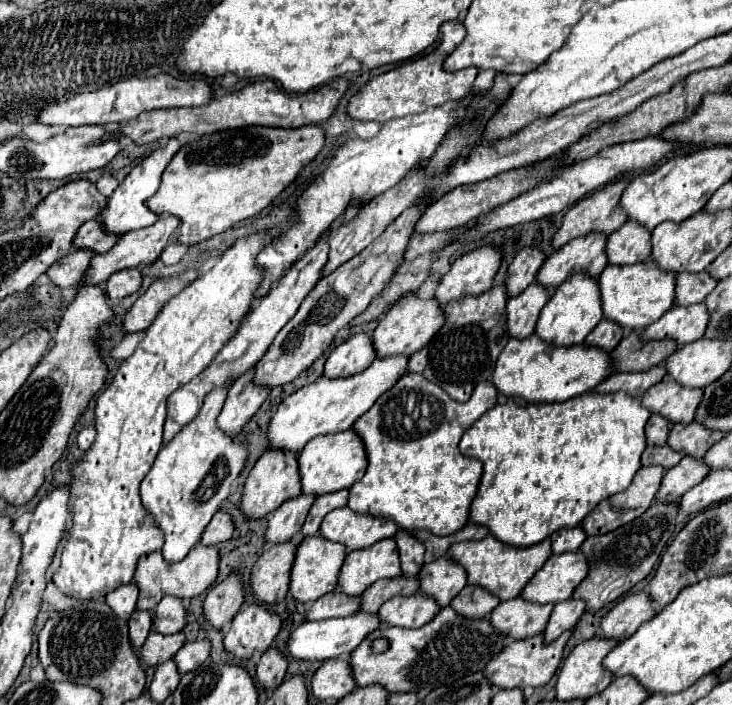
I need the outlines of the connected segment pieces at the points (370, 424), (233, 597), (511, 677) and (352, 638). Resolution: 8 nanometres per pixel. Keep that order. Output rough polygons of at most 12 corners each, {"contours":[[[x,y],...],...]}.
{"contours":[[[403,375],[351,427],[347,507],[407,531],[467,523],[483,465],[461,435],[497,405]],[[233,573],[207,593],[203,615],[221,631],[243,605]],[[571,631],[511,641],[483,677],[497,689],[543,687]],[[355,613],[307,621],[289,635],[289,655],[329,661],[351,653],[379,627]]]}

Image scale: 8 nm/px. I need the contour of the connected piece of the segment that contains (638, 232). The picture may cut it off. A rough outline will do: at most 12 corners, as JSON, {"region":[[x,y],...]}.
{"region":[[635,221],[607,237],[607,261],[649,257],[651,233]]}

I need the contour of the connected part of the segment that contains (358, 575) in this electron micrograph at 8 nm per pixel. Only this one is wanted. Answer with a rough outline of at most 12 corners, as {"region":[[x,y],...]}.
{"region":[[395,539],[351,551],[337,587],[355,597],[401,575]]}

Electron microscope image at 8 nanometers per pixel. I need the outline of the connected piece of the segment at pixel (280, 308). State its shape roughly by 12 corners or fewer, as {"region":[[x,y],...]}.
{"region":[[329,233],[253,307],[213,363],[169,397],[163,445],[265,355],[321,279]]}

